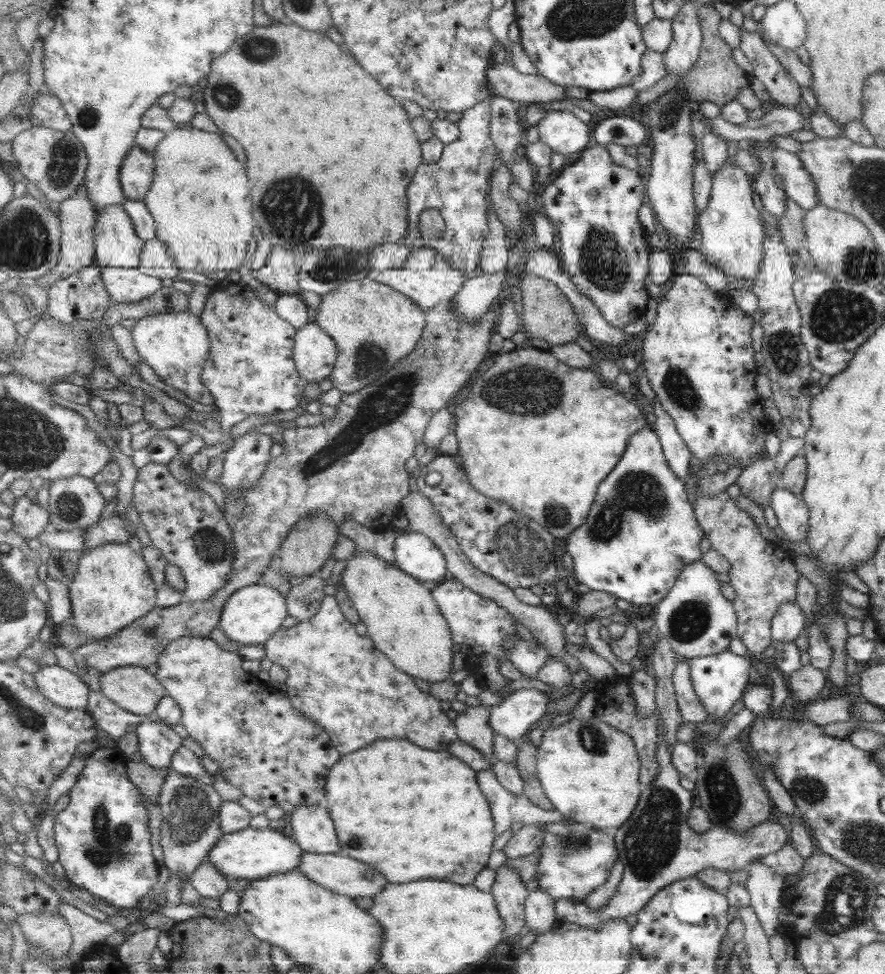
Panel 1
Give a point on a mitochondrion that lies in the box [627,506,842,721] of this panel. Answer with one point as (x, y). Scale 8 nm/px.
(689, 621)

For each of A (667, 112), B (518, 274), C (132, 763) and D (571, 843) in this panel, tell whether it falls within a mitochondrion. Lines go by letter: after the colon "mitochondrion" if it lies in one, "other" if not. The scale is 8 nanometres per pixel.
A: mitochondrion
B: other
C: other
D: mitochondrion

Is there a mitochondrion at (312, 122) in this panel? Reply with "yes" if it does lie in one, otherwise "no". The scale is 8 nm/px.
no

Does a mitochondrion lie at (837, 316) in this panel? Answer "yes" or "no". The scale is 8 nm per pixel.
yes

